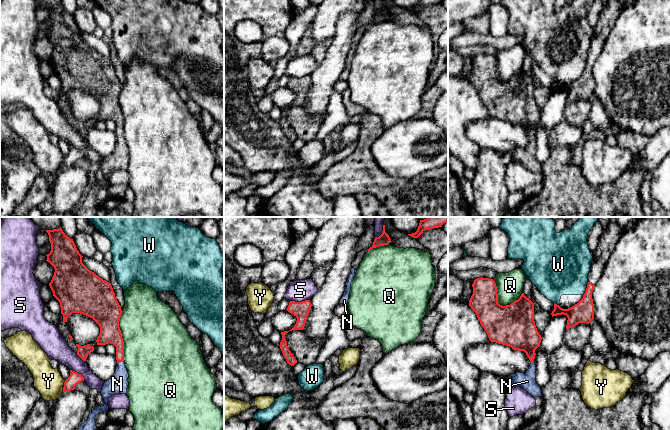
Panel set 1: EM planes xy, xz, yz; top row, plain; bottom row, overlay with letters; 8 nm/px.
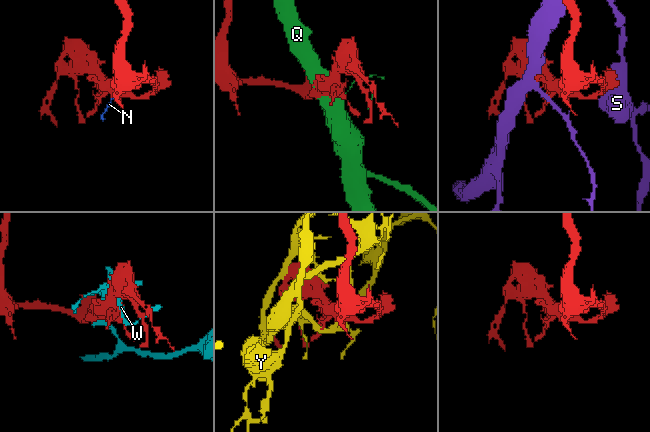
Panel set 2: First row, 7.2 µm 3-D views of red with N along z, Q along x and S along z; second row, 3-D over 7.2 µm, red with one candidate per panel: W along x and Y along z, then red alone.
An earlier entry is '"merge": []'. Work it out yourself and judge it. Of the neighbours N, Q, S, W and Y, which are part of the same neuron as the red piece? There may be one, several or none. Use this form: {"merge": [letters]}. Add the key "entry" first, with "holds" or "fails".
{"entry": "fails", "merge": ["N"]}

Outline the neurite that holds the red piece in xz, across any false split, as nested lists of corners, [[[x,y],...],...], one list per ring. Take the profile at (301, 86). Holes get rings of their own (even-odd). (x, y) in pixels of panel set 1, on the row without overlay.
[[[305,76],[302,78],[290,77],[286,86],[297,94],[296,100],[289,107],[303,106],[311,86],[310,76]]]

